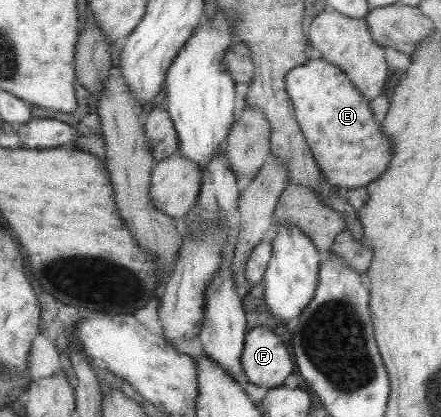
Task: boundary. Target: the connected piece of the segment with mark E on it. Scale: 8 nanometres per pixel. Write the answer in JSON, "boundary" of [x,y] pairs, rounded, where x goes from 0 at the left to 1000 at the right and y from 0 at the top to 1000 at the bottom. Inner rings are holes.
{"boundary":[[[730,139],[694,144],[644,182],[678,314],[741,441],[764,453],[825,448],[850,432],[882,388],[880,331],[848,288],[837,245],[762,161]]]}

